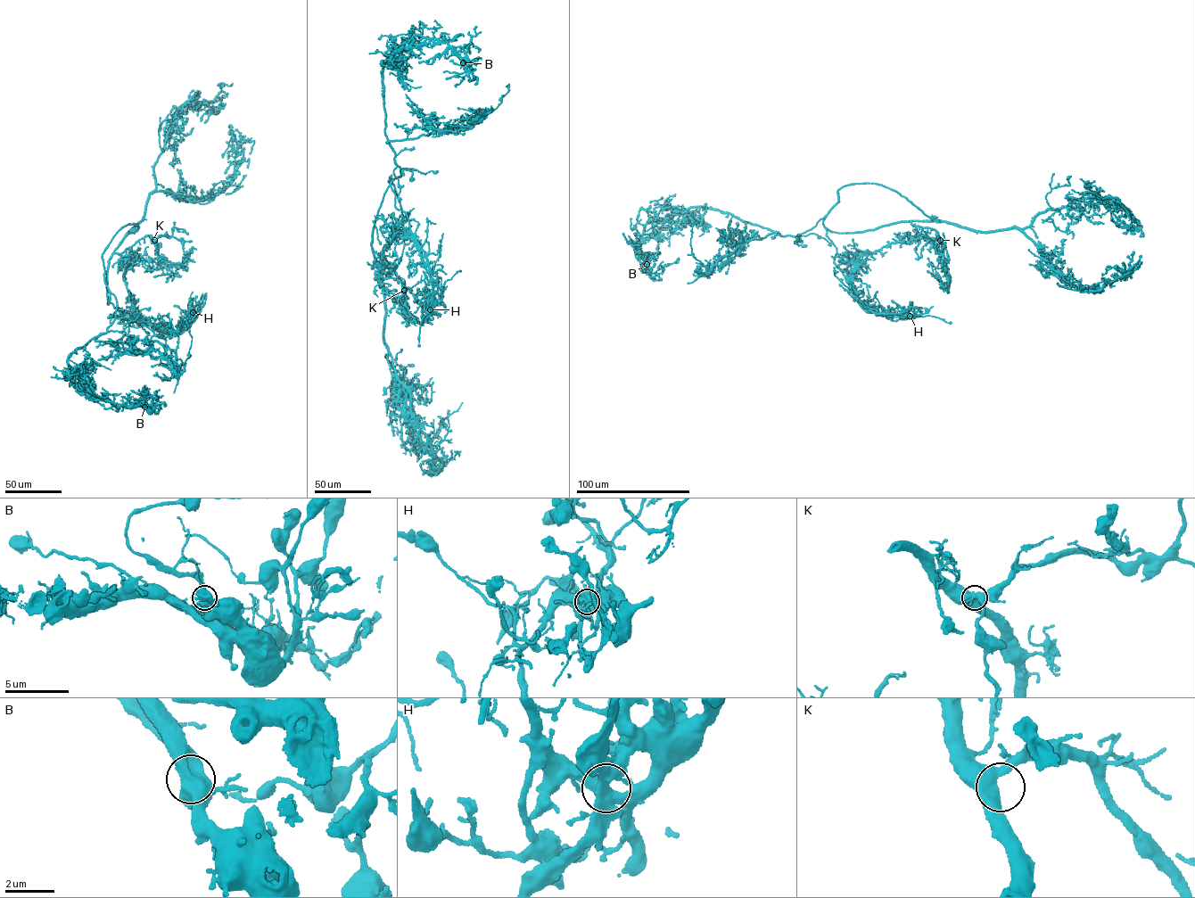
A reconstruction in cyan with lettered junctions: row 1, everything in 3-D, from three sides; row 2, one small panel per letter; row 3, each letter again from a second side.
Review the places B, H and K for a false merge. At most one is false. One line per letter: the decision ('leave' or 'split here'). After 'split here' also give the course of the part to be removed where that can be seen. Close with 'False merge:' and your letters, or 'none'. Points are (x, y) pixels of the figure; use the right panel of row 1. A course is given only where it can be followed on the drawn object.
B: leave
H: split here | (910, 316), (880, 315), (869, 312), (862, 307), (852, 288), (850, 274), (850, 270), (862, 262)
K: leave
False merge: H

